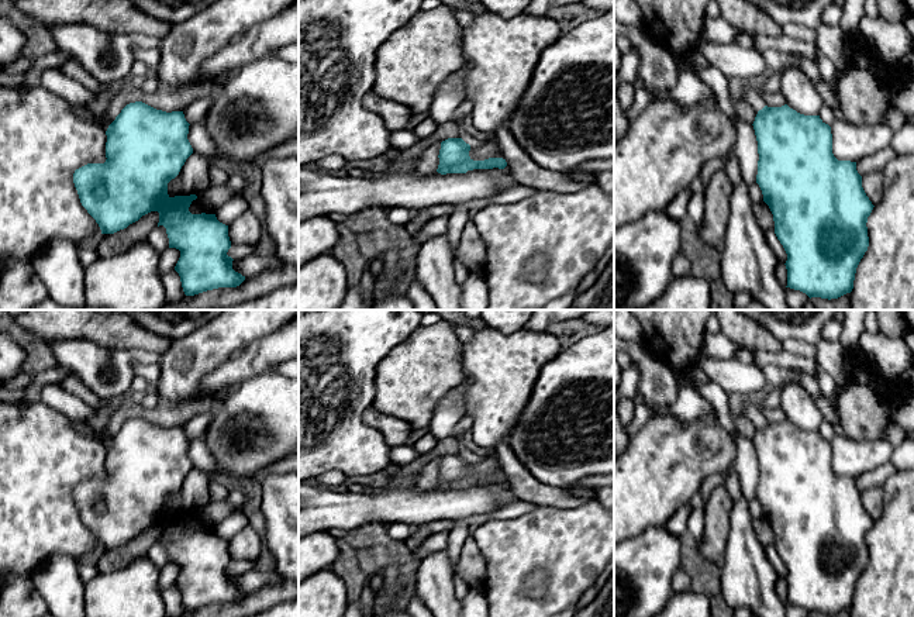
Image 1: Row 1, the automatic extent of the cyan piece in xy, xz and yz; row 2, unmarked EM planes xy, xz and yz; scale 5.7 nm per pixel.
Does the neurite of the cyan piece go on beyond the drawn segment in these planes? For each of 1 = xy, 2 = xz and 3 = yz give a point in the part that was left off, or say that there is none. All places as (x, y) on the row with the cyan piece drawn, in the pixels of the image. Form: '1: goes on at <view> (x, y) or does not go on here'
1: does not go on here
2: does not go on here
3: does not go on here

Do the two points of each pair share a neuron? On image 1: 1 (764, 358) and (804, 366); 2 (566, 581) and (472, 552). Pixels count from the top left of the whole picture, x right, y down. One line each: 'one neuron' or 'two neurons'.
1: one neuron
2: two neurons

